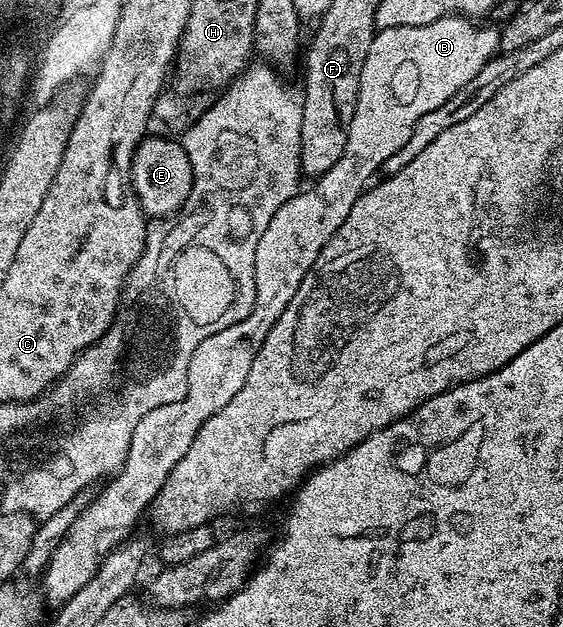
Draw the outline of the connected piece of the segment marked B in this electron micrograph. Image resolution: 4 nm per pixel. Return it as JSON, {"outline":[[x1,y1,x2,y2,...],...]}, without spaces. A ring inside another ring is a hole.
{"outline":[[446,16,433,20,429,24,420,26,402,26,401,28,382,27,376,33,373,44,369,44,369,56,365,56,365,68,361,68,361,88,357,92,357,108,353,108,353,120,349,120,349,140,345,140,345,152,341,152,341,160,329,168,321,177,314,179,311,187,300,189,288,202,281,204,277,212,273,212,273,220,269,220,269,228,261,232,261,240,257,240,257,248,253,256,253,284,255,285,255,303,245,316,245,320,237,320,237,324,229,324,229,328,221,328,221,332,213,332,213,336,205,336,193,356,189,356,189,372,187,373,187,391,181,400,173,404,161,404,161,408,153,408,141,416,137,428,133,428,133,440,129,440,127,458,119,467,117,473,110,479,112,481,98,495,92,497,91,503,73,520,69,532,57,544,53,556,47,561,47,569,42,571,43,590,45,602,48,607,58,608,69,600,76,592,81,592,89,580,97,572,103,562,103,557,128,535,131,525,148,509,150,502,155,499,161,490,169,472,185,456,193,436,201,428,209,416,221,412,233,396,241,390,249,376,249,368,253,360,257,360,257,352,261,352,261,344,265,344,265,336,269,336,269,328,277,324,281,312,289,308,289,300,297,296,297,288,301,288,301,280,313,268,317,256,333,240,337,228,345,224,345,216,353,212,353,204,368,189,369,183,382,171,385,160,397,152,397,148,405,145,405,140,417,128,417,120,425,116,425,112,433,112,433,108,445,104,453,92,464,87,481,68,485,67,496,54,500,53,499,32,500,27,478,26,478,21,467,16]]}

